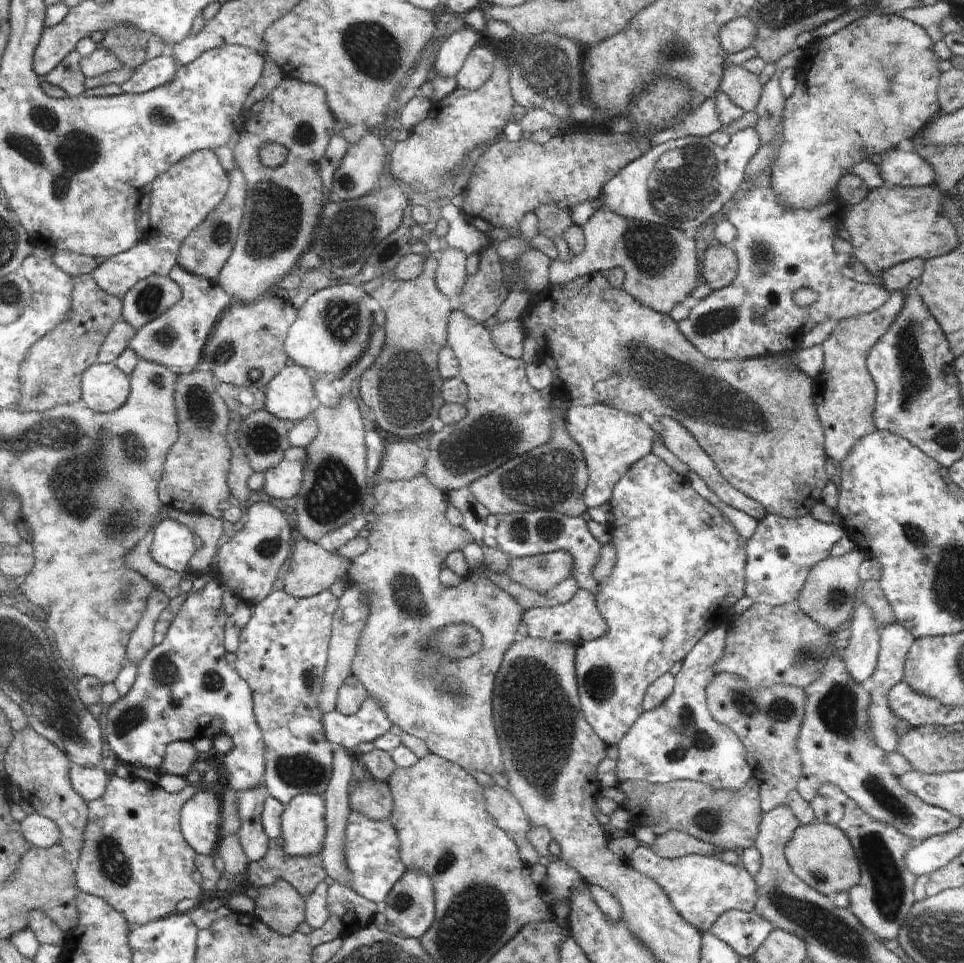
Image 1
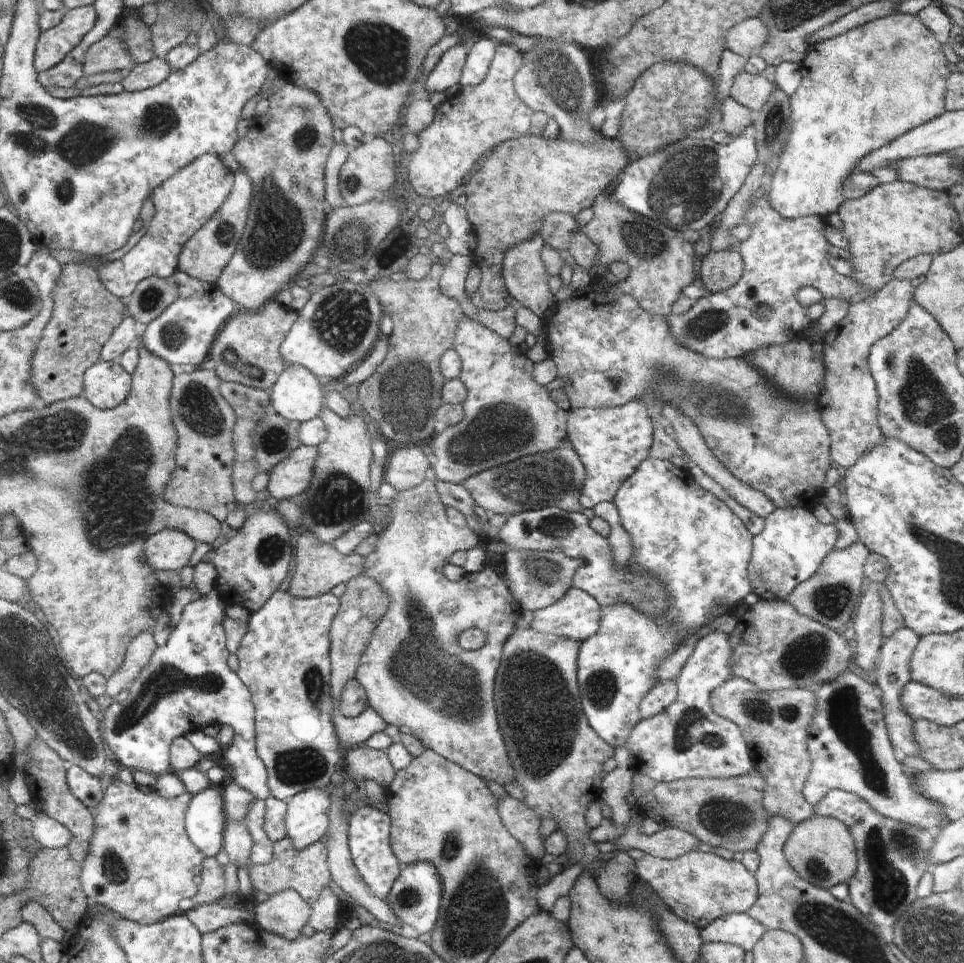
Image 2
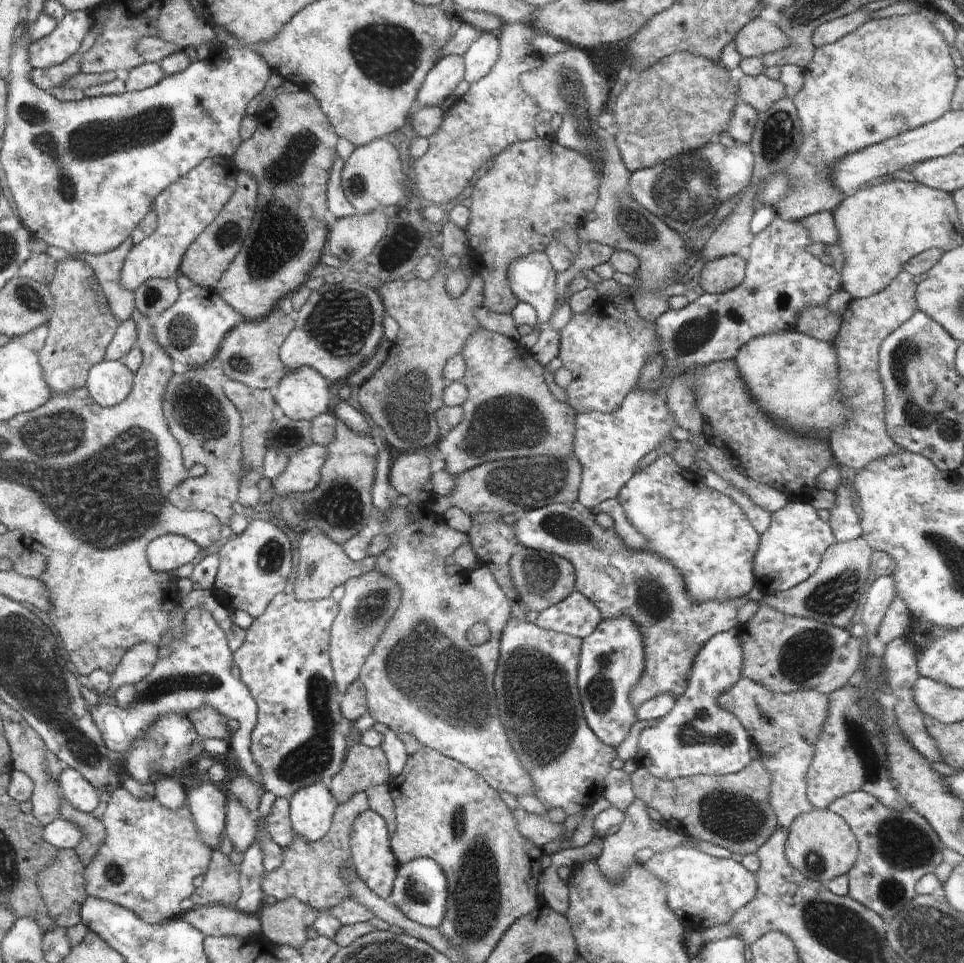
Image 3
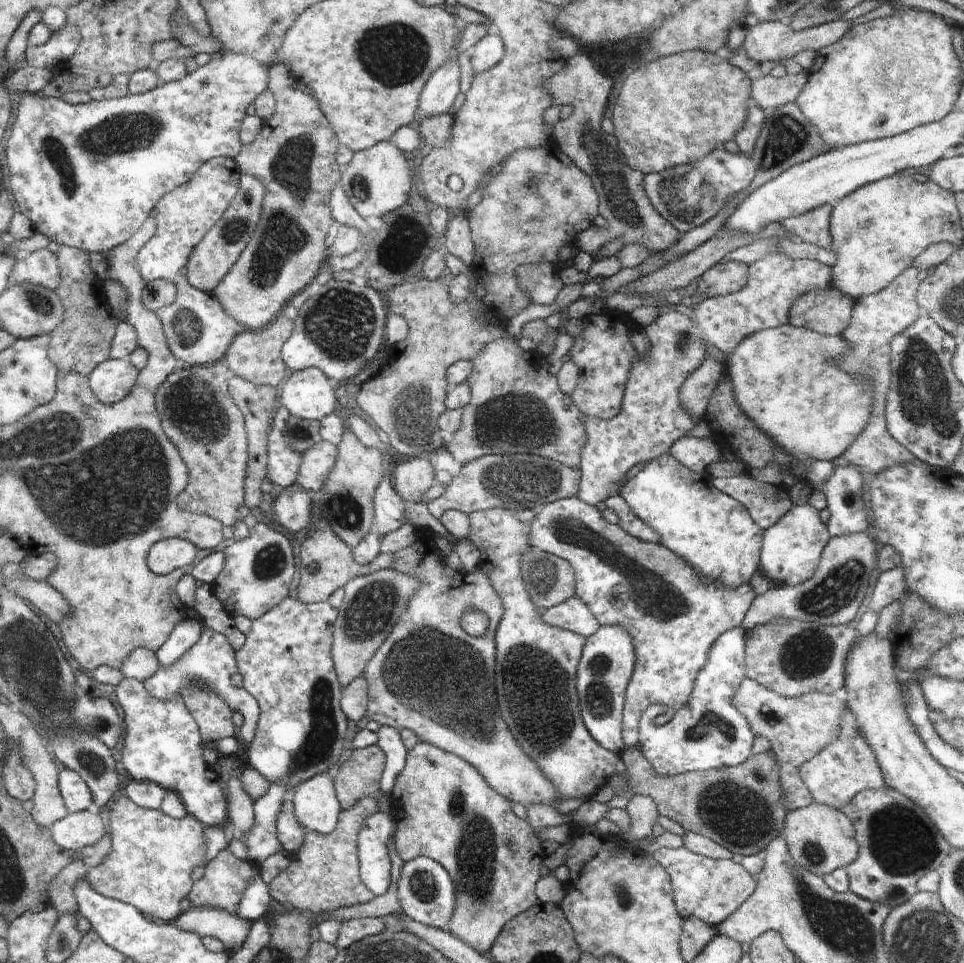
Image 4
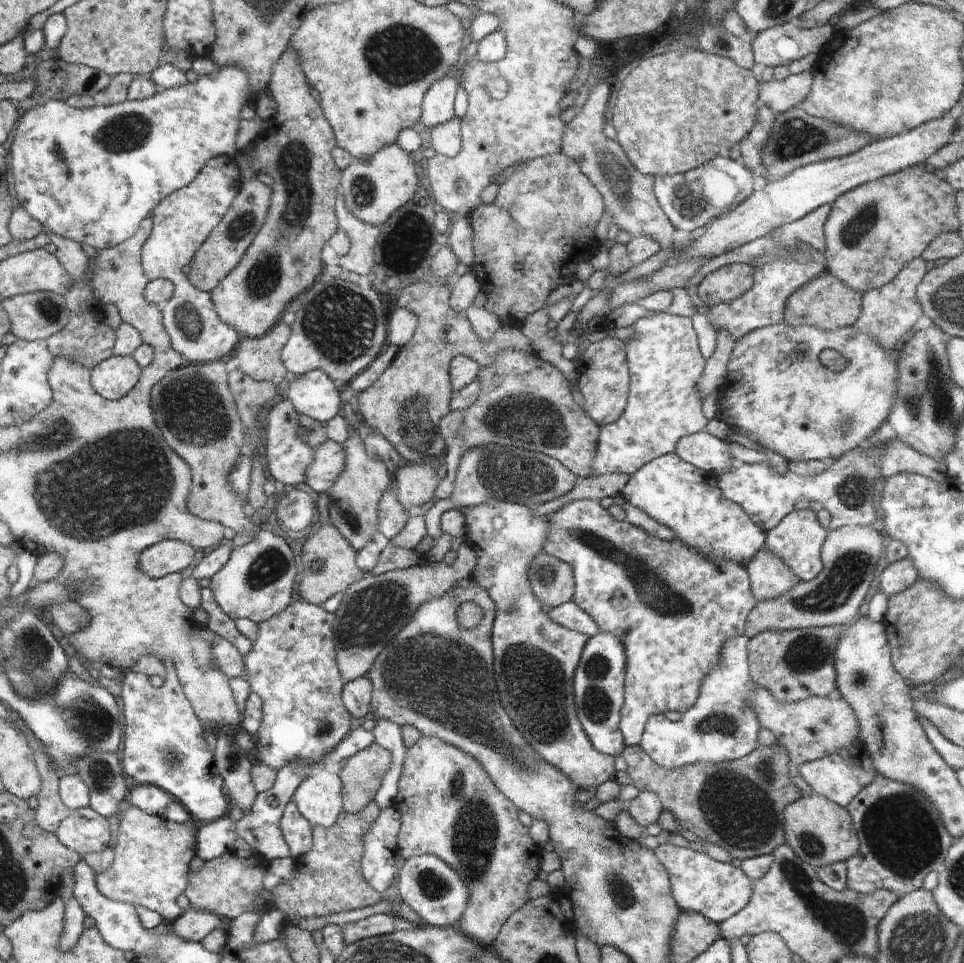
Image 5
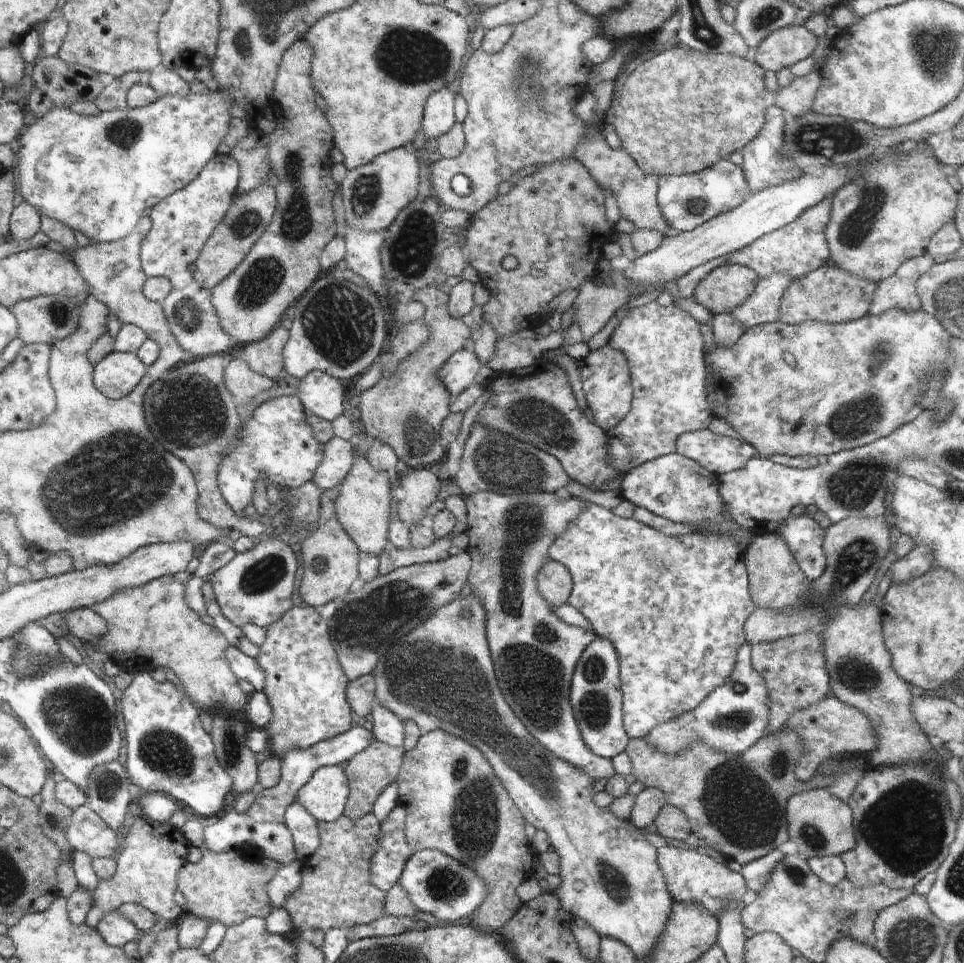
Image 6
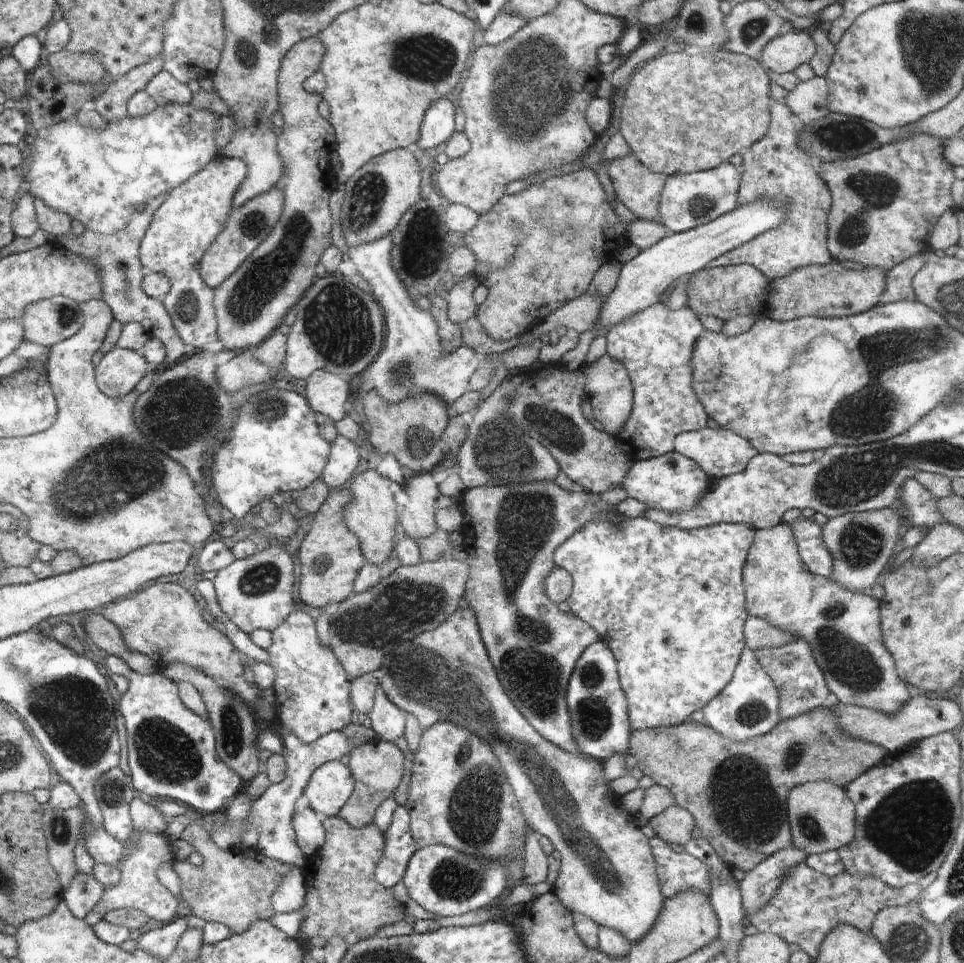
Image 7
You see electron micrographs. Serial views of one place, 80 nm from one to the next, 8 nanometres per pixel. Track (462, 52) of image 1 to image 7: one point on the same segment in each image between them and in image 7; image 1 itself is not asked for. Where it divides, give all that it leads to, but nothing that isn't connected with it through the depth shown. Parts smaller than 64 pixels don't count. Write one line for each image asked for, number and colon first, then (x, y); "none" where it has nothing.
2: (448, 70)
3: (441, 82)
4: (439, 94)
5: (438, 107)
6: (439, 118)
7: (439, 124)

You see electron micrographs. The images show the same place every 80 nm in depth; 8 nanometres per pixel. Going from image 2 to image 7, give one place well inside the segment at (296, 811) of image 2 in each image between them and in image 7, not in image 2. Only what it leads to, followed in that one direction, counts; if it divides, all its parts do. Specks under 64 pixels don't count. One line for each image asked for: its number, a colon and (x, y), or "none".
3: (312, 808)
4: (315, 801)
5: (319, 798)
6: (325, 795)
7: (330, 786)

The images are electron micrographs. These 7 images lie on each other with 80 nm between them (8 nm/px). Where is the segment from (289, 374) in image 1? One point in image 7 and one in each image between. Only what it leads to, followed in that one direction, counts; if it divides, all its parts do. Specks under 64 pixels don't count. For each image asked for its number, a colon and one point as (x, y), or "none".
2: (297, 396)
3: (303, 393)
4: (306, 394)
5: (313, 394)
6: (322, 394)
7: (327, 393)

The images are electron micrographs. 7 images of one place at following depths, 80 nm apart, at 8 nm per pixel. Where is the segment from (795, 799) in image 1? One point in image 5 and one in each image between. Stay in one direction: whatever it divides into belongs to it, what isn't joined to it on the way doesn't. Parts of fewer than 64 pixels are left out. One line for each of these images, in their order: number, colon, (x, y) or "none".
2: (774, 724)
3: (786, 726)
4: (799, 728)
5: (816, 727)

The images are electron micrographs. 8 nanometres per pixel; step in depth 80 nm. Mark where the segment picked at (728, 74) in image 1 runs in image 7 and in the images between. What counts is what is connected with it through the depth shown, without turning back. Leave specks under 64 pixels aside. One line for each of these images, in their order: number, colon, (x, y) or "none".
2: (752, 91)
3: (761, 92)
4: (768, 92)
5: (780, 96)
6: (798, 98)
7: (809, 101)

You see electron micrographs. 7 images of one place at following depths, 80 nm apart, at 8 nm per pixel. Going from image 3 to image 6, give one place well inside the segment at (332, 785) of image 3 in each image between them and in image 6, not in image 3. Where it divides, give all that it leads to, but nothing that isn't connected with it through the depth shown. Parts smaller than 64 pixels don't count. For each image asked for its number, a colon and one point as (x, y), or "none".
4: (359, 776)
5: (362, 775)
6: (370, 771)

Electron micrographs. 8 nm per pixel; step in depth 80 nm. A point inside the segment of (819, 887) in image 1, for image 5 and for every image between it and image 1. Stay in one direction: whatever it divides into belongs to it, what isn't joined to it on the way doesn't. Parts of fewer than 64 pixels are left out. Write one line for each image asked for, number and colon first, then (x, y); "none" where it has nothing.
2: (821, 850)
3: (819, 843)
4: (820, 838)
5: (820, 832)

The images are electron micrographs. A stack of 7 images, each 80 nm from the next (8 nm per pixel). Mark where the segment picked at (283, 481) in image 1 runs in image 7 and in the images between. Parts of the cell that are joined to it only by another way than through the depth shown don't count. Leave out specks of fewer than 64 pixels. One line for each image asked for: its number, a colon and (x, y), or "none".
2: (290, 477)
3: (303, 474)
4: (317, 462)
5: (330, 458)
6: (339, 457)
7: (344, 458)

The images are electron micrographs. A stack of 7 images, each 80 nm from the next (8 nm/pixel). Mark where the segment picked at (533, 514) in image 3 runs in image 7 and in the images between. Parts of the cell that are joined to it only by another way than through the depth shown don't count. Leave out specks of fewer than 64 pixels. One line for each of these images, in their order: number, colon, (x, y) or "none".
4: (673, 614)
5: (673, 609)
6: (675, 607)
7: (670, 604)

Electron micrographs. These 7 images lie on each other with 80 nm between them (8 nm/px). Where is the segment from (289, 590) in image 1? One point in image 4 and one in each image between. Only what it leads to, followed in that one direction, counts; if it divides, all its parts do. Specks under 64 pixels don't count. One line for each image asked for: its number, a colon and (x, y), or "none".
2: (319, 566)
3: (323, 564)
4: (326, 563)

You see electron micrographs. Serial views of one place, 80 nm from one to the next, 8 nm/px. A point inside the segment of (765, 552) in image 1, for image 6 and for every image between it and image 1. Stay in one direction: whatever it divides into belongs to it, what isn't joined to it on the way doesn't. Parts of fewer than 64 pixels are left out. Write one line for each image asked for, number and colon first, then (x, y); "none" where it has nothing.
2: (793, 542)
3: (790, 550)
4: (791, 550)
5: (798, 538)
6: (804, 537)

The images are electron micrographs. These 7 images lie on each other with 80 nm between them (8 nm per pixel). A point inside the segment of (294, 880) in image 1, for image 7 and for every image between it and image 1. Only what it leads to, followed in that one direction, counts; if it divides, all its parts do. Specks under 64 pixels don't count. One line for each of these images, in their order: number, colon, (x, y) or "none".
2: (307, 871)
3: (312, 871)
4: (324, 874)
5: (329, 878)
6: (337, 890)
7: (342, 896)

